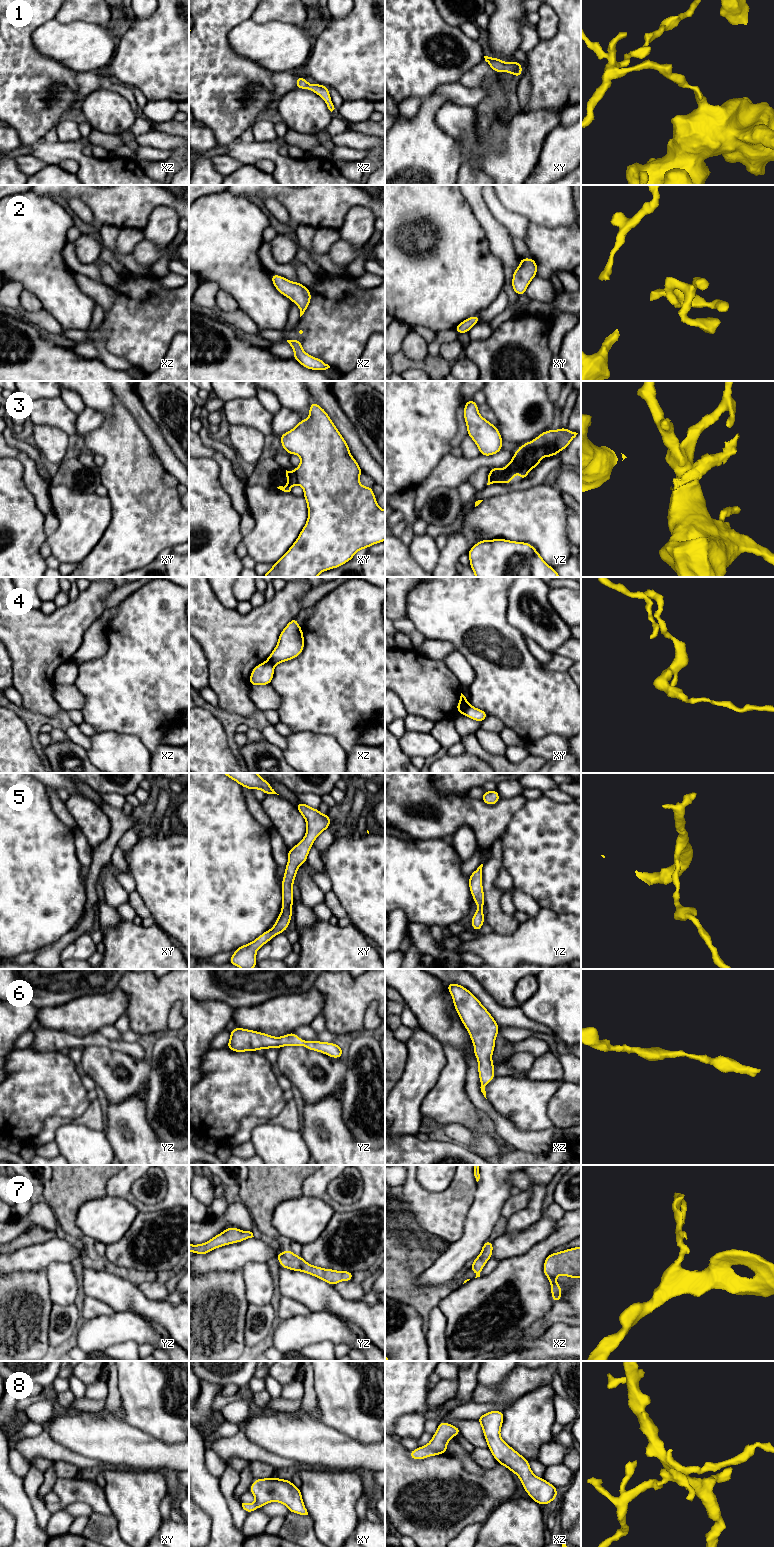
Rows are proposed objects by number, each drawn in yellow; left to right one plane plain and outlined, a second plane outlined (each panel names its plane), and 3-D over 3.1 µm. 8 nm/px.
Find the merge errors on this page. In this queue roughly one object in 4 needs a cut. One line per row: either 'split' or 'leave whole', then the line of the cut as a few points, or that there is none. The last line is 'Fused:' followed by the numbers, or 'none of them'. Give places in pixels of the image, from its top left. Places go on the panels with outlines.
1: leave whole | no cut
2: leave whole | no cut
3: split | yz (500, 469), (500, 479), (498, 481)
4: split | xy (469, 704), (463, 713)
5: leave whole | no cut
6: leave whole | no cut
7: leave whole | no cut
8: leave whole | no cut
Fused: 3, 4

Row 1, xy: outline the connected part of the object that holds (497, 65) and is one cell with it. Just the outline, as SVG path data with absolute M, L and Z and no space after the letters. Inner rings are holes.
M484 56L485 61L497 73L508 72L520 78L522 74L522 63L516 61L503 62L501 59L495 57Z

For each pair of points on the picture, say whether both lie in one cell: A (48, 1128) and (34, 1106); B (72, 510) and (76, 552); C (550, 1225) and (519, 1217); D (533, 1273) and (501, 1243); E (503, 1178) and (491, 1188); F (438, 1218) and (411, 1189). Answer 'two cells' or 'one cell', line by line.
A: two cells
B: one cell
C: two cells
D: two cells
E: one cell
F: one cell

